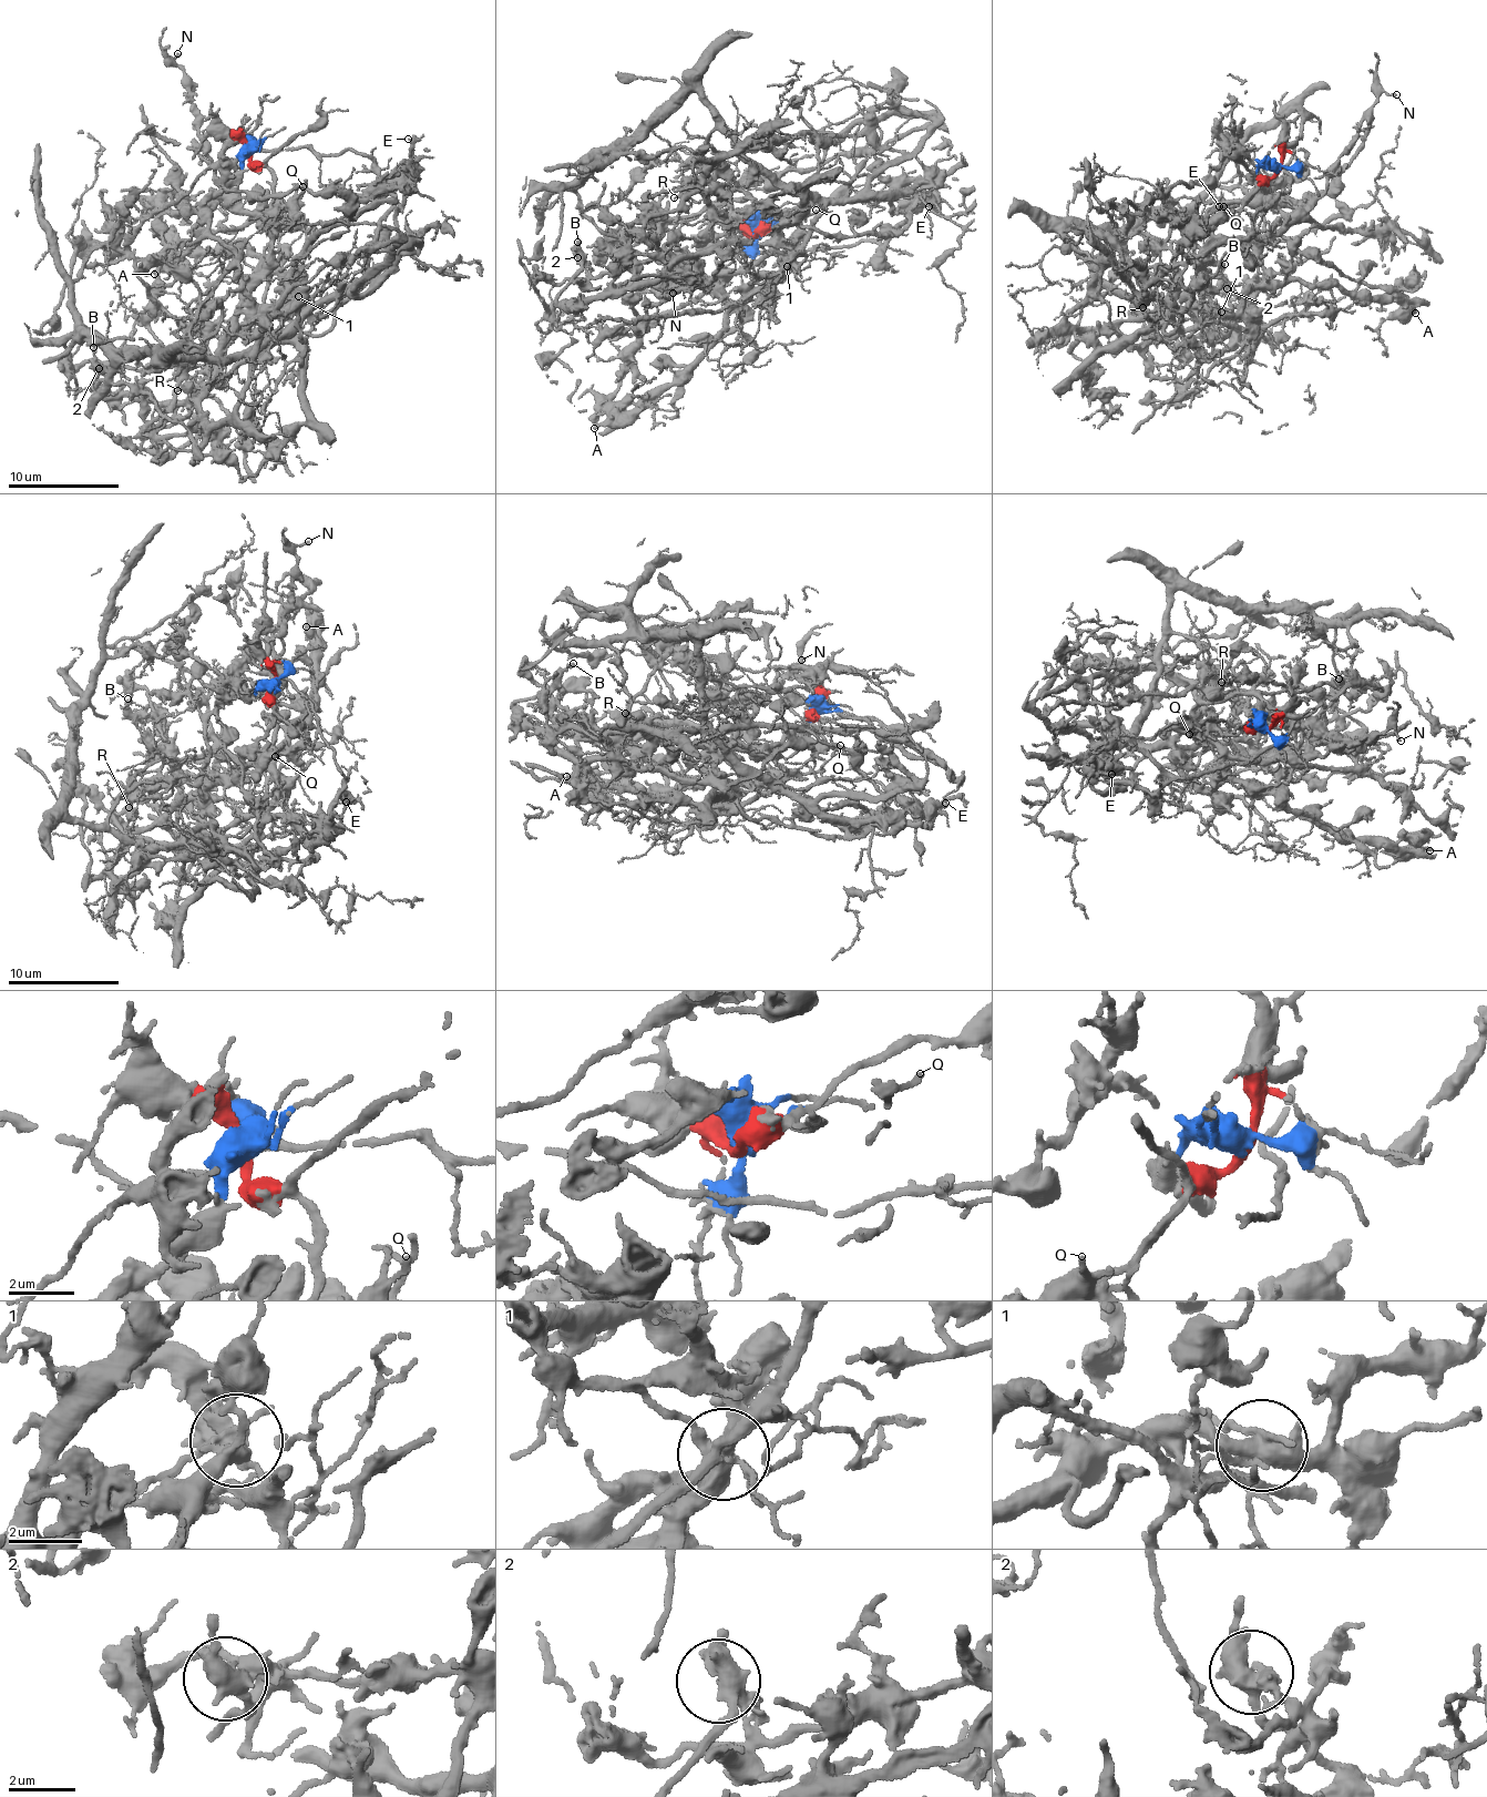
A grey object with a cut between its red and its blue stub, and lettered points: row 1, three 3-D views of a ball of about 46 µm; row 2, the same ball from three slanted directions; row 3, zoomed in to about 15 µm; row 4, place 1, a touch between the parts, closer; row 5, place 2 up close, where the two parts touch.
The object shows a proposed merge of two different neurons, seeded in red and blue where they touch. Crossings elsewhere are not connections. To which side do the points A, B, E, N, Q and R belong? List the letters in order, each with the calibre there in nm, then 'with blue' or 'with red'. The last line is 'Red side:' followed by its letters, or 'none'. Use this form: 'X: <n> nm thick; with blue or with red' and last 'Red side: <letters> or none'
A: 260 nm thick; with blue
B: 200 nm thick; with blue
E: 180 nm thick; with blue
N: 160 nm thick; with red
Q: 140 nm thick; with red
R: 360 nm thick; with red
Red side: N, Q, R

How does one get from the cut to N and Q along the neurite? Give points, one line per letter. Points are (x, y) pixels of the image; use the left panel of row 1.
N: (249, 150), (273, 179), (272, 233), (276, 224), (239, 208), (212, 166), (173, 58), (178, 53)
Q: (249, 150), (252, 161), (266, 166), (273, 179), (274, 208), (304, 186)

